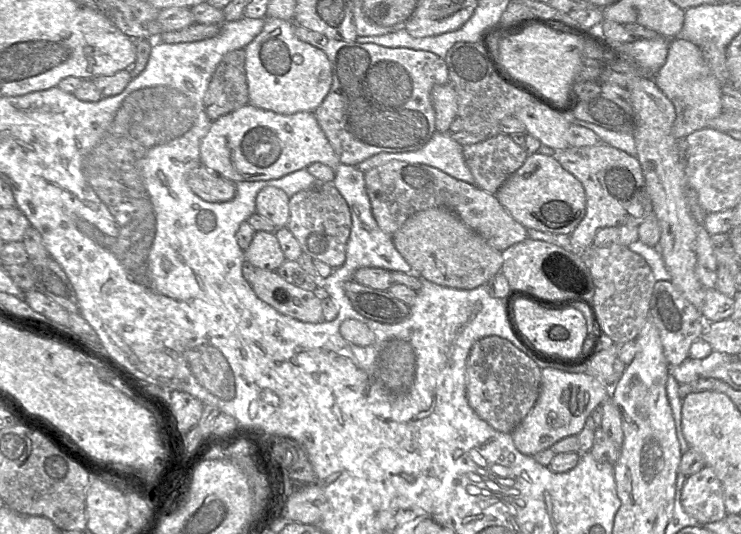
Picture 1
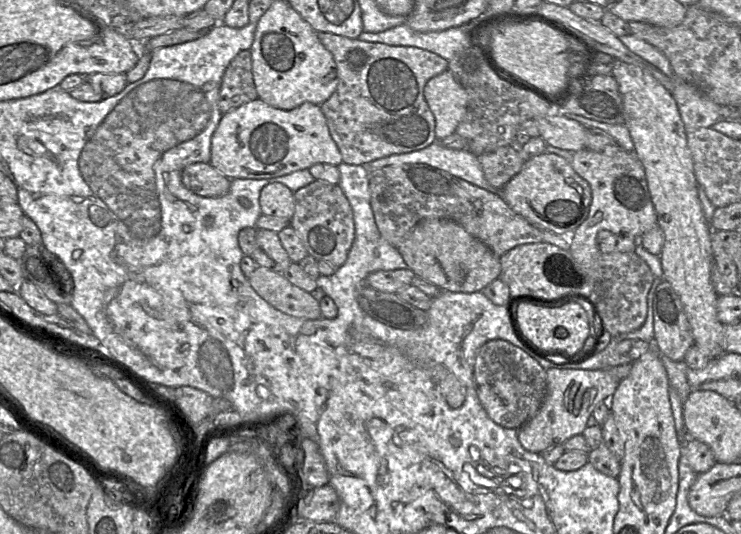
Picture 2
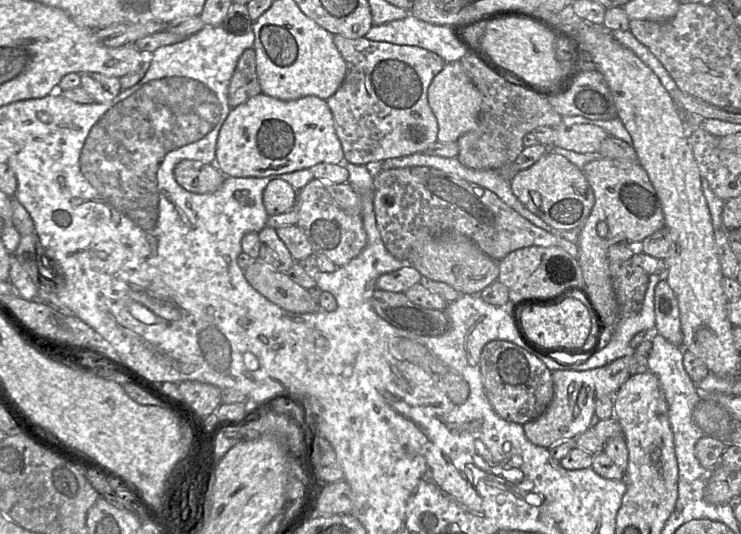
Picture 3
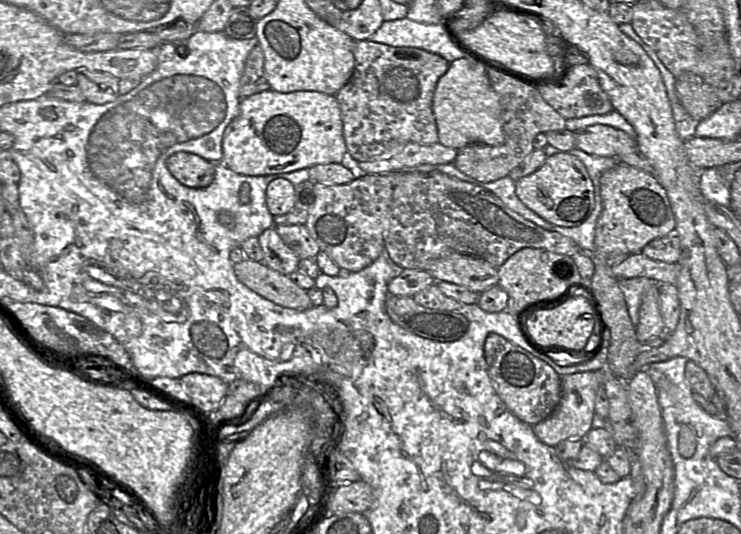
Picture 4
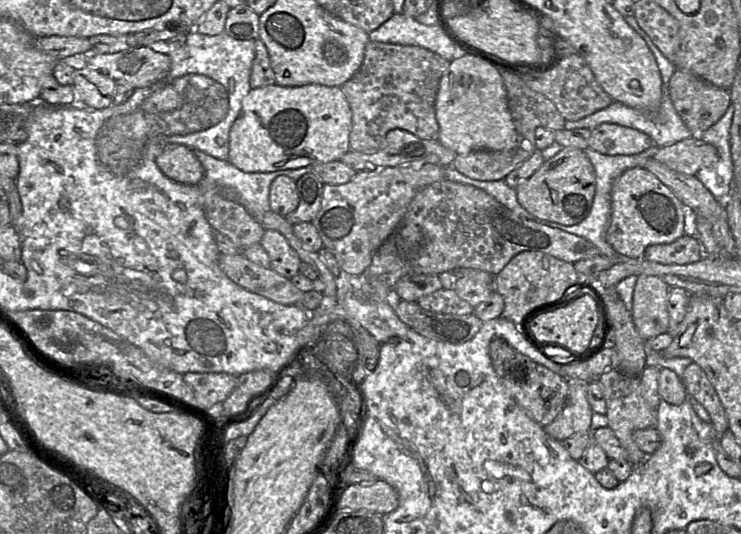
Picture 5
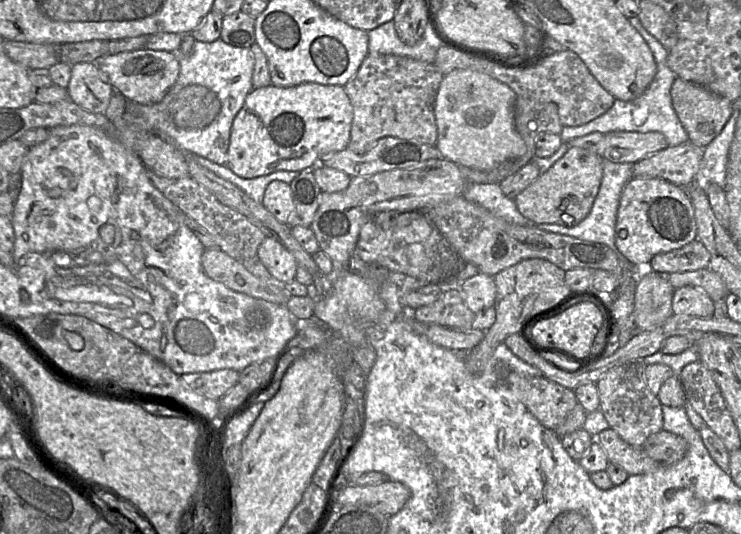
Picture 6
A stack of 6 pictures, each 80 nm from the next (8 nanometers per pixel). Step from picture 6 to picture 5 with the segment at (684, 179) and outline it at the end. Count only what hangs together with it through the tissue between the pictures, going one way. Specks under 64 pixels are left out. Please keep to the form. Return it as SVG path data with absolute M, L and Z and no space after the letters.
M689 138L671 145L657 147L652 158L679 173L696 176L702 167L711 166L719 159L712 144L699 138Z

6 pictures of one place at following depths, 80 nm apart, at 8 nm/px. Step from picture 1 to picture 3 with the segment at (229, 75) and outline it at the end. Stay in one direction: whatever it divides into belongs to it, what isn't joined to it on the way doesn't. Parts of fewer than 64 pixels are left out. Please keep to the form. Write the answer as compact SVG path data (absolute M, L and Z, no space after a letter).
M253 48L239 57L228 87L228 103L232 108L262 93L256 72L256 55Z

